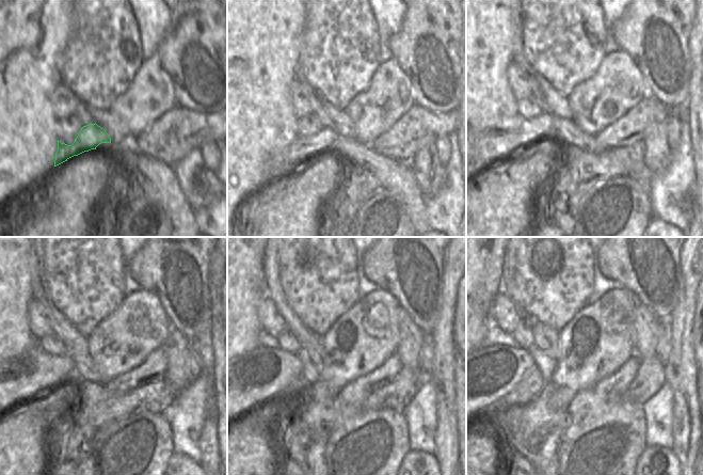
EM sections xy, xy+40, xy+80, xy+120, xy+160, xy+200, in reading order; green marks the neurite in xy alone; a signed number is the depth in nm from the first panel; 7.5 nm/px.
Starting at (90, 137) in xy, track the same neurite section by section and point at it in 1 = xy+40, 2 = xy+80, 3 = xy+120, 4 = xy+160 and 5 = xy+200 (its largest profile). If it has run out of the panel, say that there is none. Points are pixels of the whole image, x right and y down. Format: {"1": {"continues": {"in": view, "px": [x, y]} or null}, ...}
{"1": {"continues": {"in": "xy+40", "px": [322, 141]}}, "2": {"continues": {"in": "xy+80", "px": [515, 135]}}, "3": {"continues": {"in": "xy+120", "px": [11, 382]}}, "4": {"continues": {"in": "xy+160", "px": [249, 379]}}, "5": {"continues": {"in": "xy+200", "px": [489, 373]}}}

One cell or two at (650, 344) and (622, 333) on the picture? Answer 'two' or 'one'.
two

